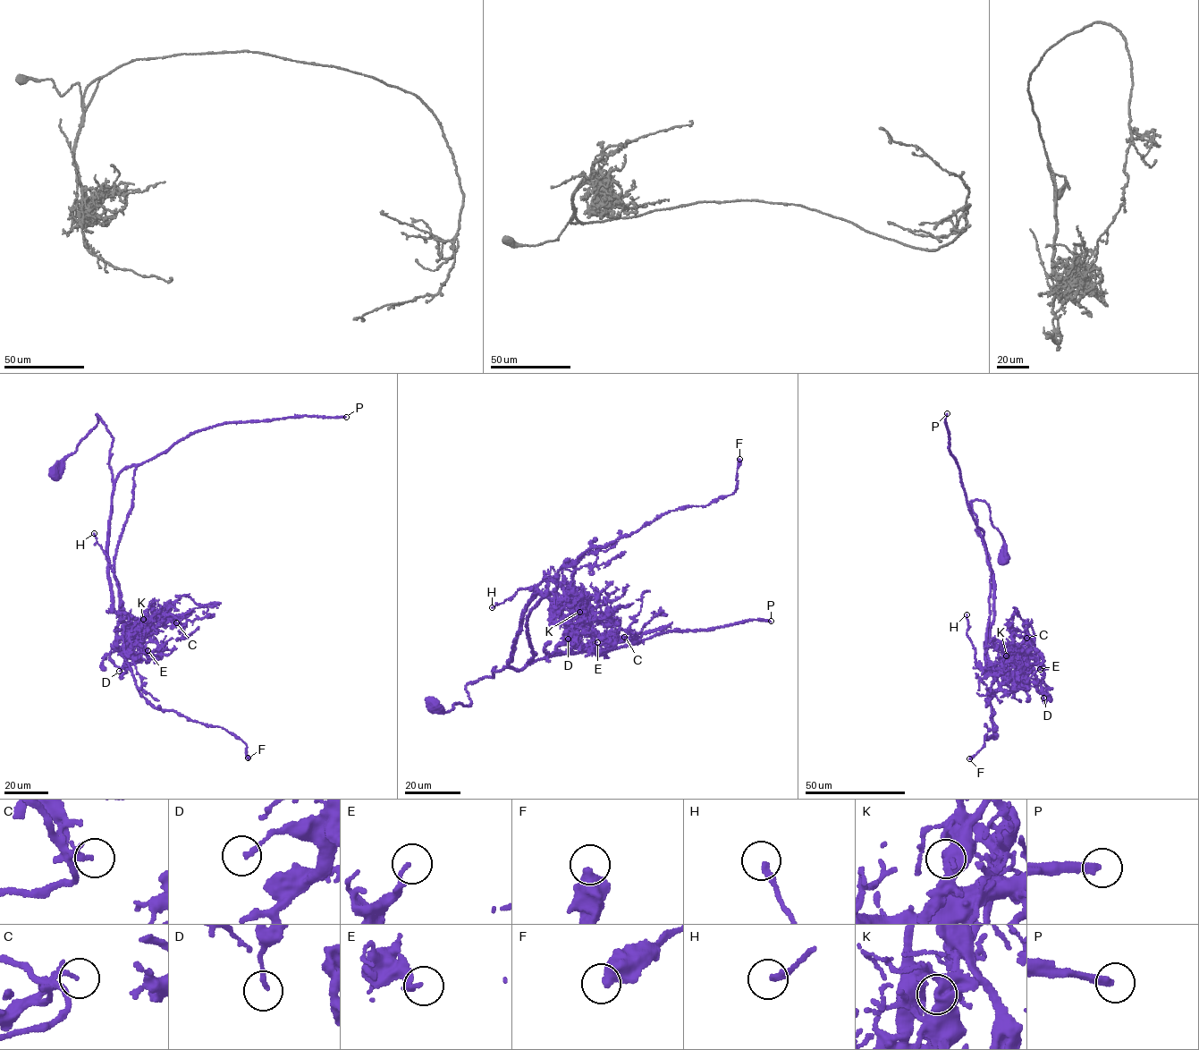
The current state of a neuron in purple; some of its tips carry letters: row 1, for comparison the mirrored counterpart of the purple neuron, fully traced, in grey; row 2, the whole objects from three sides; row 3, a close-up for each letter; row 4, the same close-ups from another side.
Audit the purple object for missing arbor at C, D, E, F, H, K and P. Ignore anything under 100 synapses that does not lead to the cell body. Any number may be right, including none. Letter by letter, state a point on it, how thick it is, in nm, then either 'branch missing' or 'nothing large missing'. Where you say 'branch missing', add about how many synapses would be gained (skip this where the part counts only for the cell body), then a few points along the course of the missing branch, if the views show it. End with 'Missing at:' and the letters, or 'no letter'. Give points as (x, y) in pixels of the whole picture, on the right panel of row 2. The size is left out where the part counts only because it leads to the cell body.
C: at (1026, 638); 200 nm thick; nothing large missing
D: at (1043, 698); 160 nm thick; nothing large missing
E: at (1040, 669); 160 nm thick; nothing large missing
F: at (969, 758); 600 nm thick; nothing large missing
H: at (966, 614); 200 nm thick; nothing large missing
K: at (1006, 656); 140 nm thick; nothing large missing
P: at (947, 413); 300 nm thick; branch missing; about 400 synapses
Missing at: P

